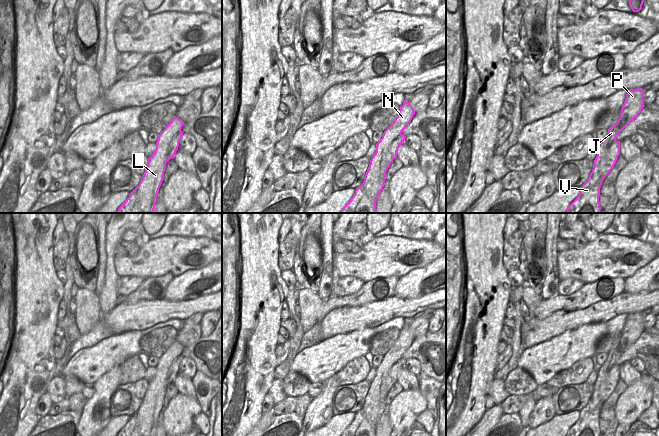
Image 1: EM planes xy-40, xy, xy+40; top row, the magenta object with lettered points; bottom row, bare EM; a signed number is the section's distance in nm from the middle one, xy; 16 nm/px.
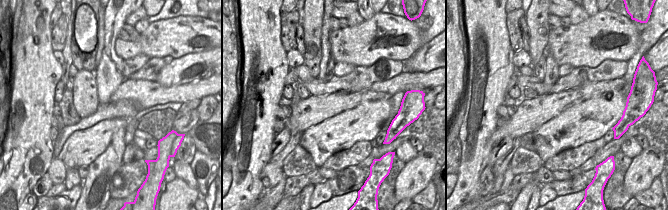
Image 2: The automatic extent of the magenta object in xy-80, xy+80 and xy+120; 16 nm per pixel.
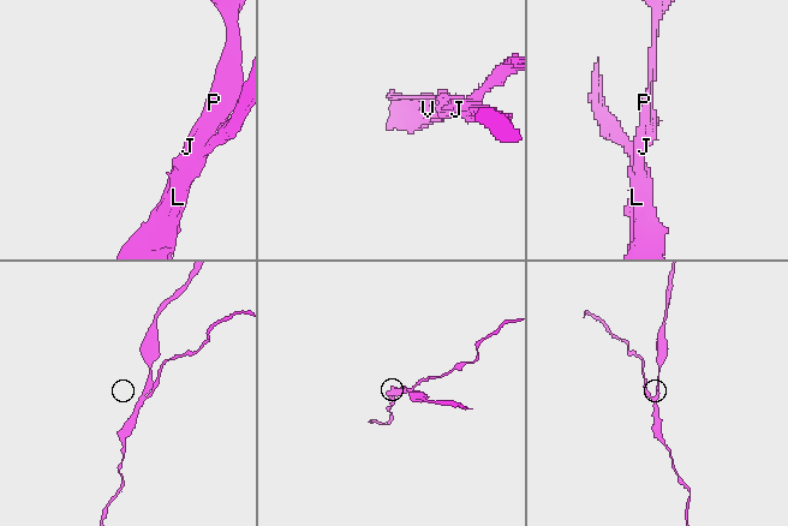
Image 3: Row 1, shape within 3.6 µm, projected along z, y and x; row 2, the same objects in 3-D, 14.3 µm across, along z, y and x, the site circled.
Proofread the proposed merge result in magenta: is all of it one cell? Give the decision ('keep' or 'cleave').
cleave

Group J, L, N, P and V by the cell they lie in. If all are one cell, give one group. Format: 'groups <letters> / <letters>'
groups J N P / L V

